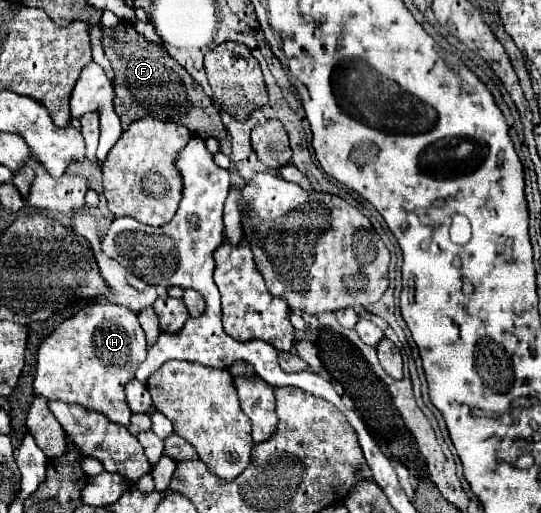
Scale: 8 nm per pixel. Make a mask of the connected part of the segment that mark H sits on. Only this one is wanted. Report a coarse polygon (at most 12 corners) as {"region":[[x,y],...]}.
{"region":[[96,300],[38,350],[34,392],[128,426],[136,312]]}

